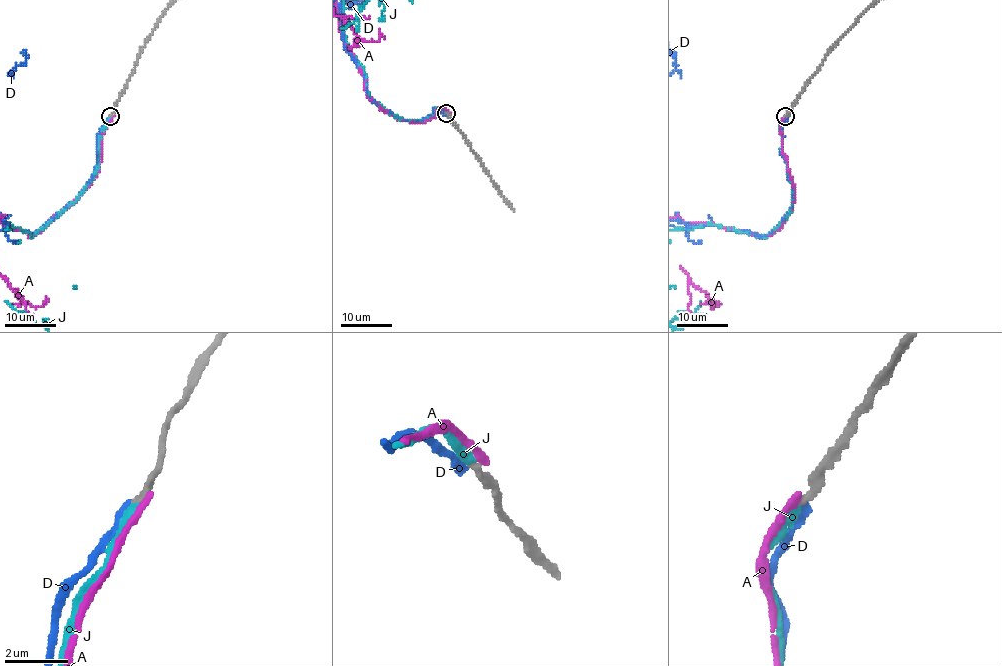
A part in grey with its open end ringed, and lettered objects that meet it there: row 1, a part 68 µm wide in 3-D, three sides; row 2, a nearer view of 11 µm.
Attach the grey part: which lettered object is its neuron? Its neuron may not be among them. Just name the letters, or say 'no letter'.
J

